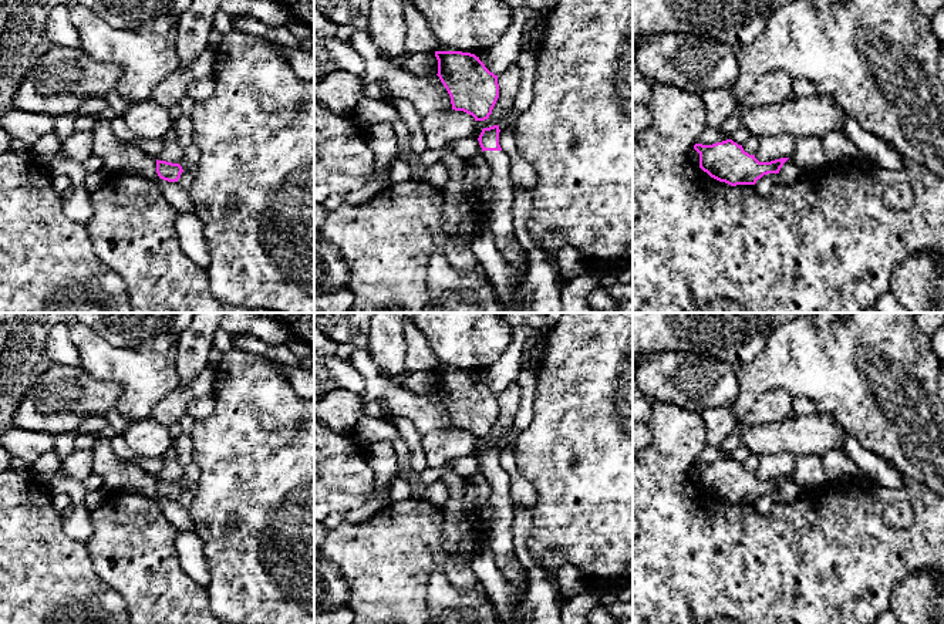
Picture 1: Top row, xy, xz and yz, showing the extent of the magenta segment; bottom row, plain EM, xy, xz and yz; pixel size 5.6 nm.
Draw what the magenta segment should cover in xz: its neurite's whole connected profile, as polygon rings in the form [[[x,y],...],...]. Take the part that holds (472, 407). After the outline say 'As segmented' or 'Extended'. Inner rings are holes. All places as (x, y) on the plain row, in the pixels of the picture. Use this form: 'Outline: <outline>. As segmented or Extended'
Outline: [[[435,370],[438,395],[446,407],[452,428],[485,439],[499,416],[498,394],[471,371]]]. As segmented

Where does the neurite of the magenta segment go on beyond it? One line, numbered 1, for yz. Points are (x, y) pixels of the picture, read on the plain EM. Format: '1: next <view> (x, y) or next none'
1: next none

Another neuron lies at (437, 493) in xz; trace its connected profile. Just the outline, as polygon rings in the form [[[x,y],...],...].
[[[438,480],[431,486],[425,488],[419,499],[439,507],[448,500],[448,496],[449,495],[445,483],[442,480]]]

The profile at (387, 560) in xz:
[[[408,499],[384,506],[363,523],[344,520],[328,530],[320,552],[341,570],[348,584],[353,624],[425,624],[427,586],[438,564],[462,594],[478,583],[469,561],[444,550],[444,520],[441,507],[422,499]]]

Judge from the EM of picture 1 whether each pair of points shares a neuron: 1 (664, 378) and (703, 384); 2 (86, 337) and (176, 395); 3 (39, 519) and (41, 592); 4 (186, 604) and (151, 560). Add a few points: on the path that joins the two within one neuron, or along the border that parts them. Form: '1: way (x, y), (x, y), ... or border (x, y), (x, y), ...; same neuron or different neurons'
1: way (674, 378), (693, 381); same neuron
2: border (178, 384), (155, 405), (151, 417); different neurons
3: way (39, 538), (40, 573); same neuron
4: way (175, 593), (159, 577), (159, 572); same neuron

